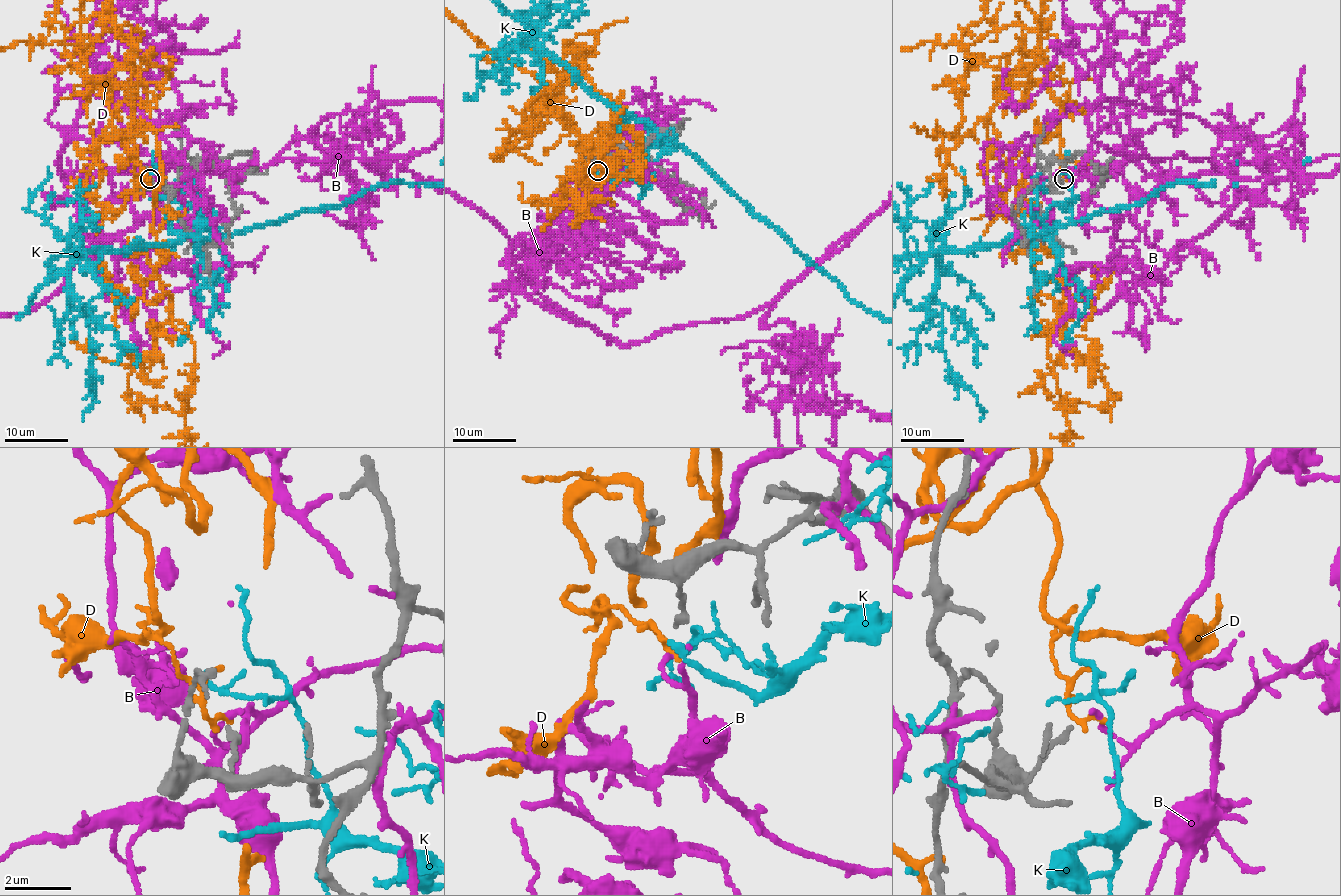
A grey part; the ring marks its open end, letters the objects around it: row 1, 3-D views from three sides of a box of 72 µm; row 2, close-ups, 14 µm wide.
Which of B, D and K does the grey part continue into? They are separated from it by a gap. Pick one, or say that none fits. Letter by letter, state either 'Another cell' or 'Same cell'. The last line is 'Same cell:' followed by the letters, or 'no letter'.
B: Another cell
D: Another cell
K: Another cell
Same cell: no letter

